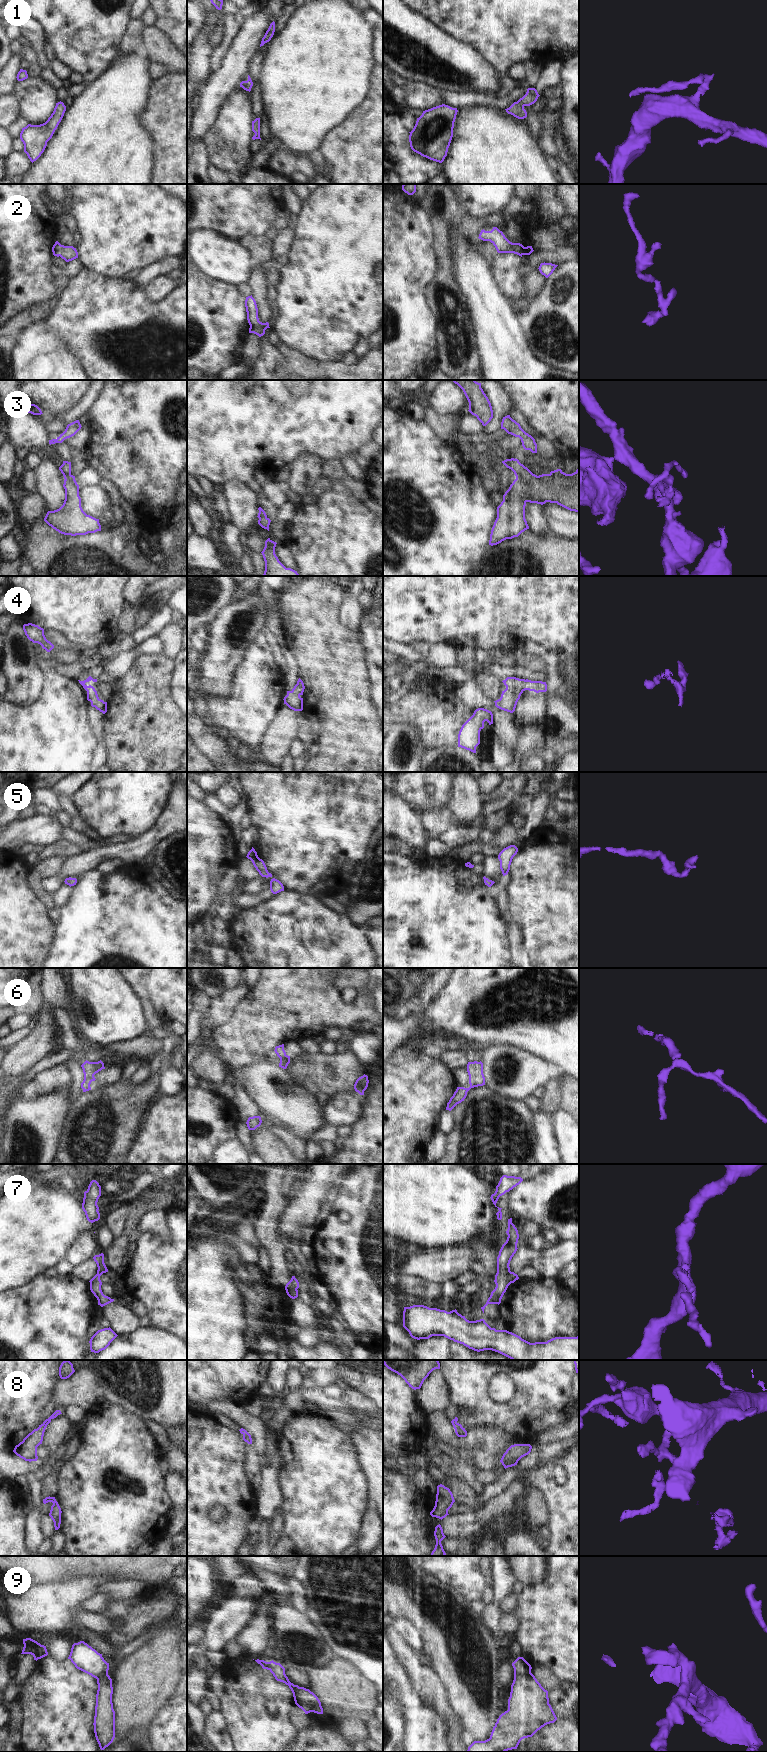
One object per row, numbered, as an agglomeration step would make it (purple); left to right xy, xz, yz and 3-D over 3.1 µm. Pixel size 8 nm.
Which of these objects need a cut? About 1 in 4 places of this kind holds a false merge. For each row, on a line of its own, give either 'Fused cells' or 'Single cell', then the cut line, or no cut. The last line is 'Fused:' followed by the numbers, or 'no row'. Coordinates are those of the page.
1: Single cell. No split
2: Single cell. No split
3: Single cell. No split
4: Single cell. No split
5: Single cell. No split
6: Single cell. No split
7: Single cell. No split
8: Single cell. No split
9: Fused cells. Split along yz (530, 1671), (514, 1677)
Fused: 9.

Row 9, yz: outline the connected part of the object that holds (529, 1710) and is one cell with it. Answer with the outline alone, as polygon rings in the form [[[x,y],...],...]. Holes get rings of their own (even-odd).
[[[530,1672],[514,1677],[508,1699],[508,1710],[502,1713],[490,1738],[474,1741],[467,1752],[506,1752],[517,1749],[520,1741],[532,1737],[557,1717],[545,1690]]]

